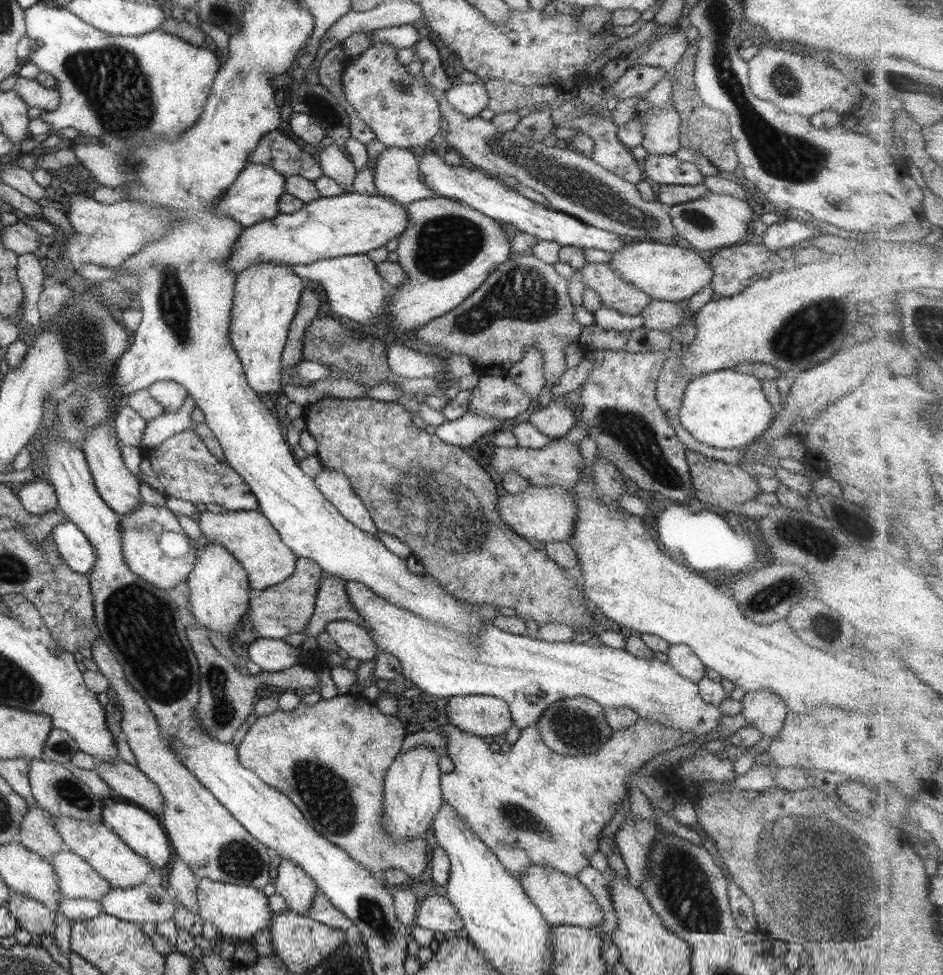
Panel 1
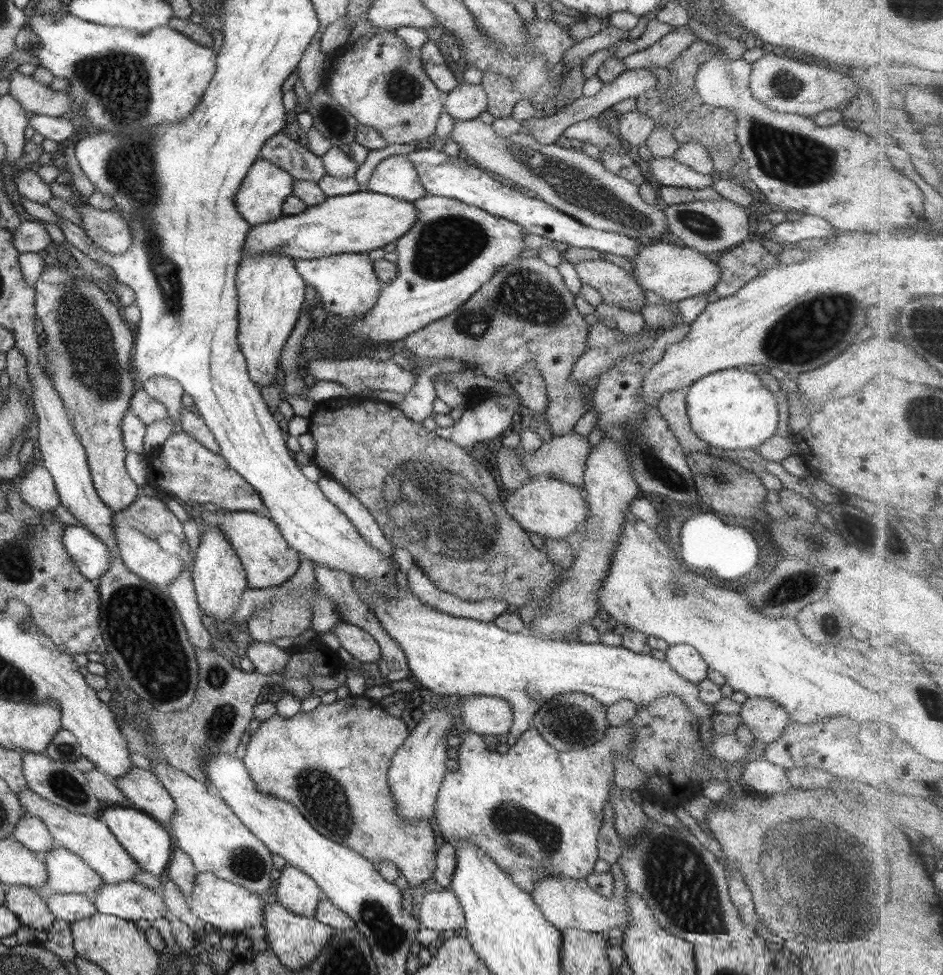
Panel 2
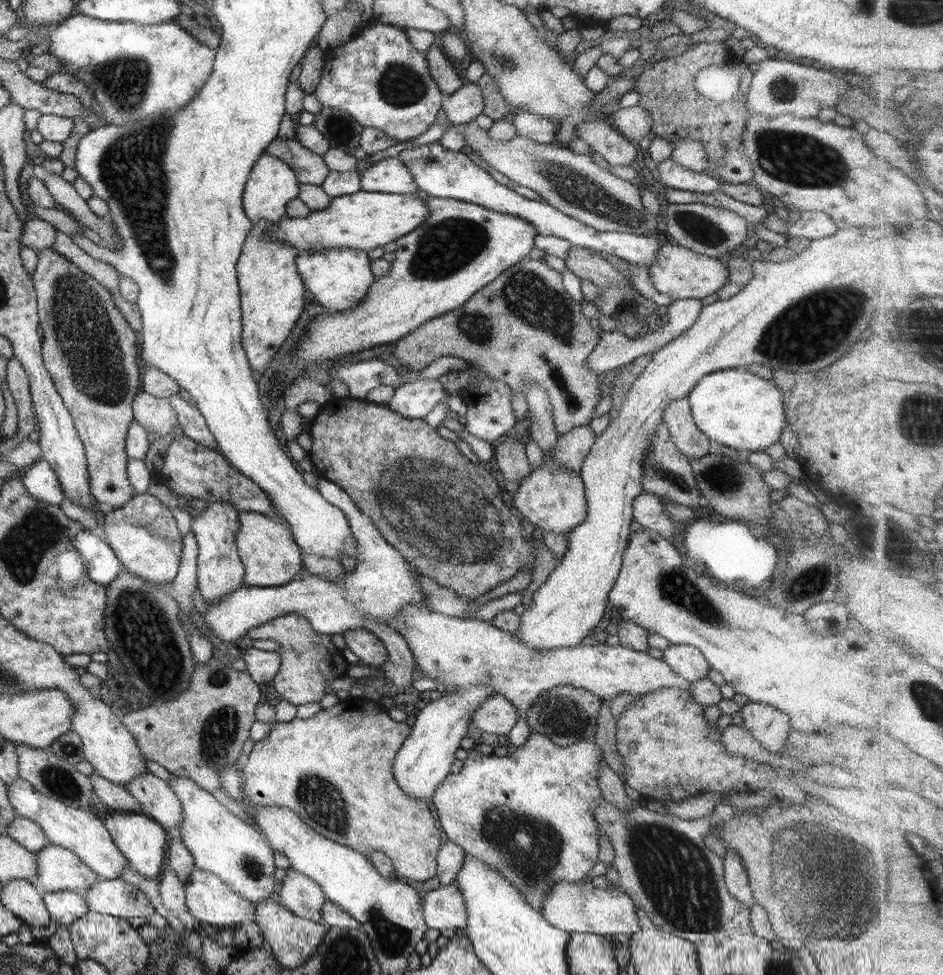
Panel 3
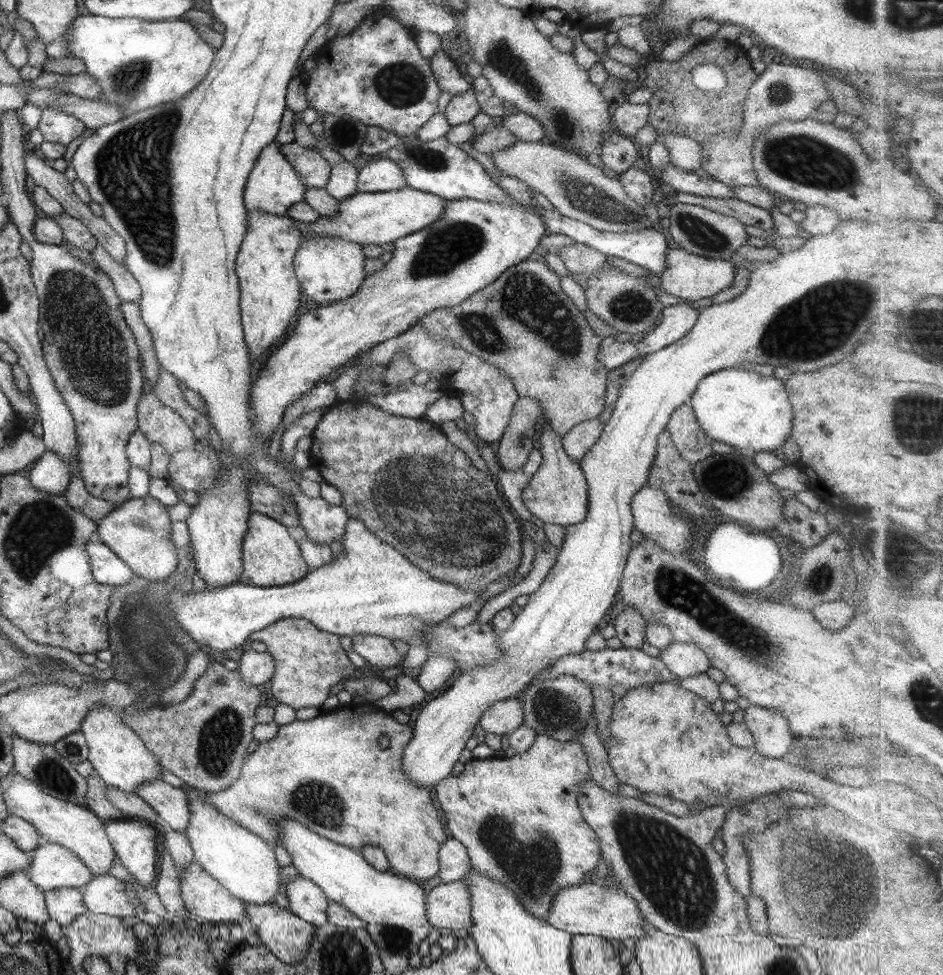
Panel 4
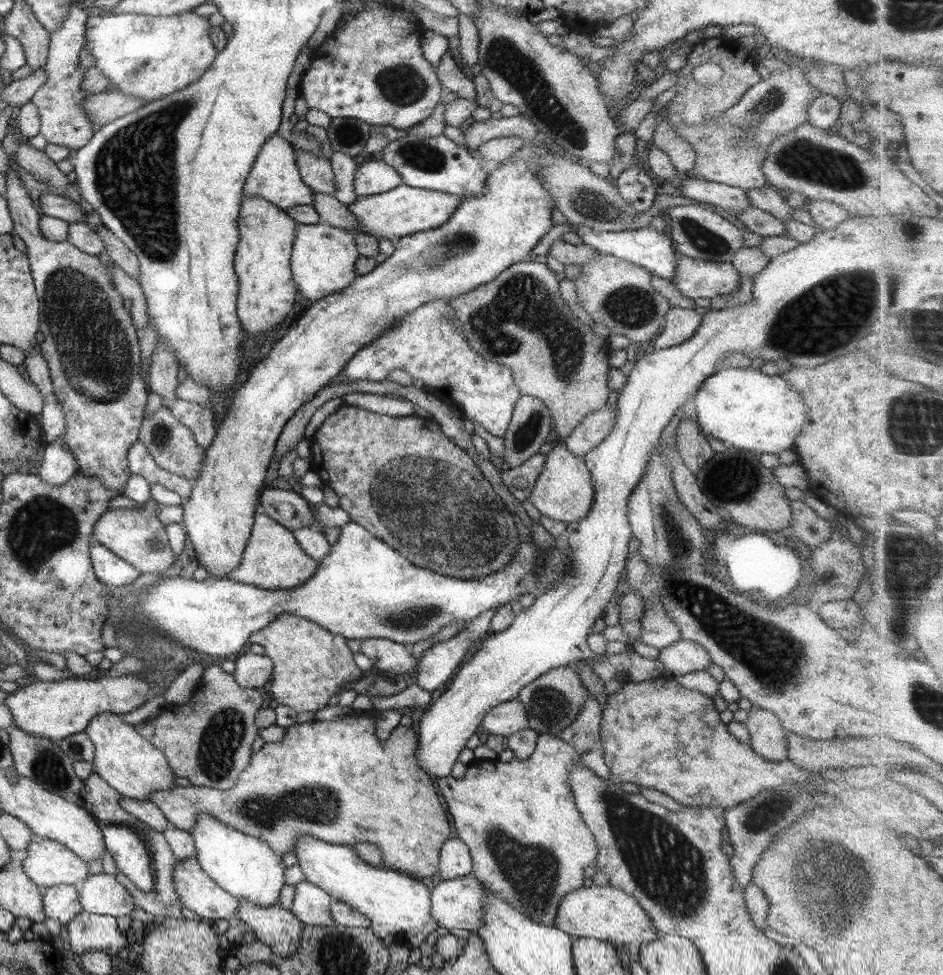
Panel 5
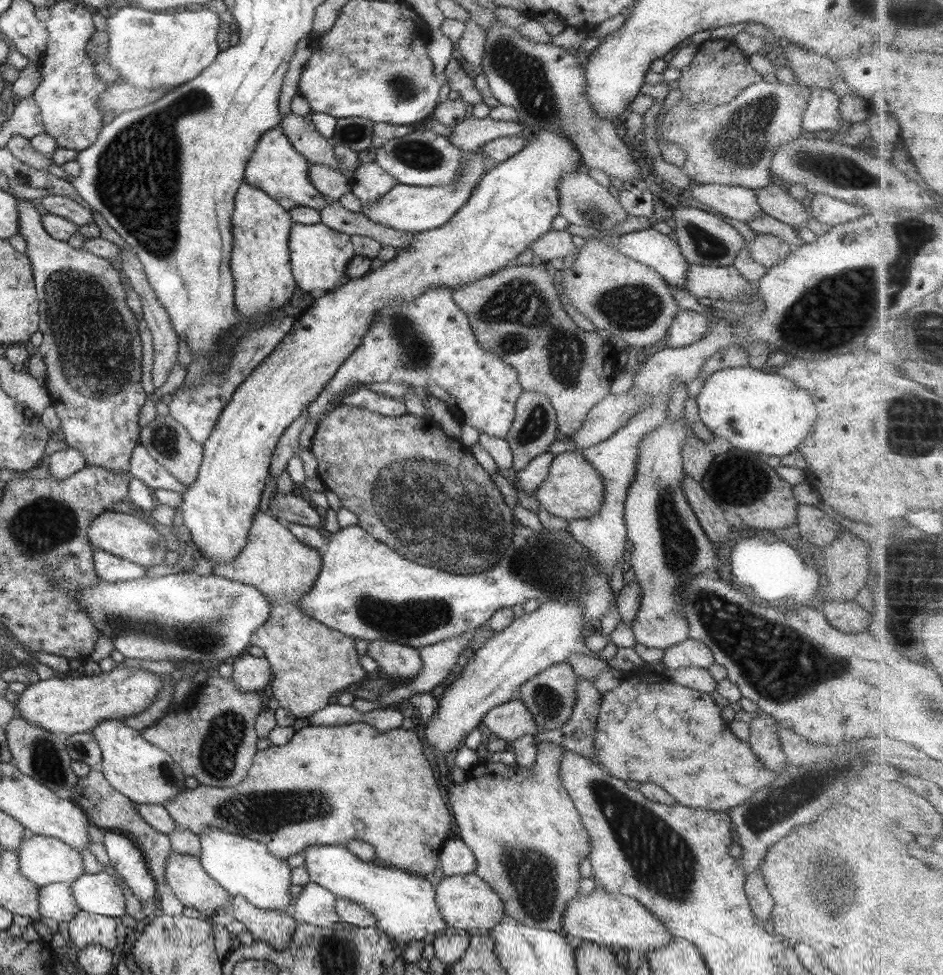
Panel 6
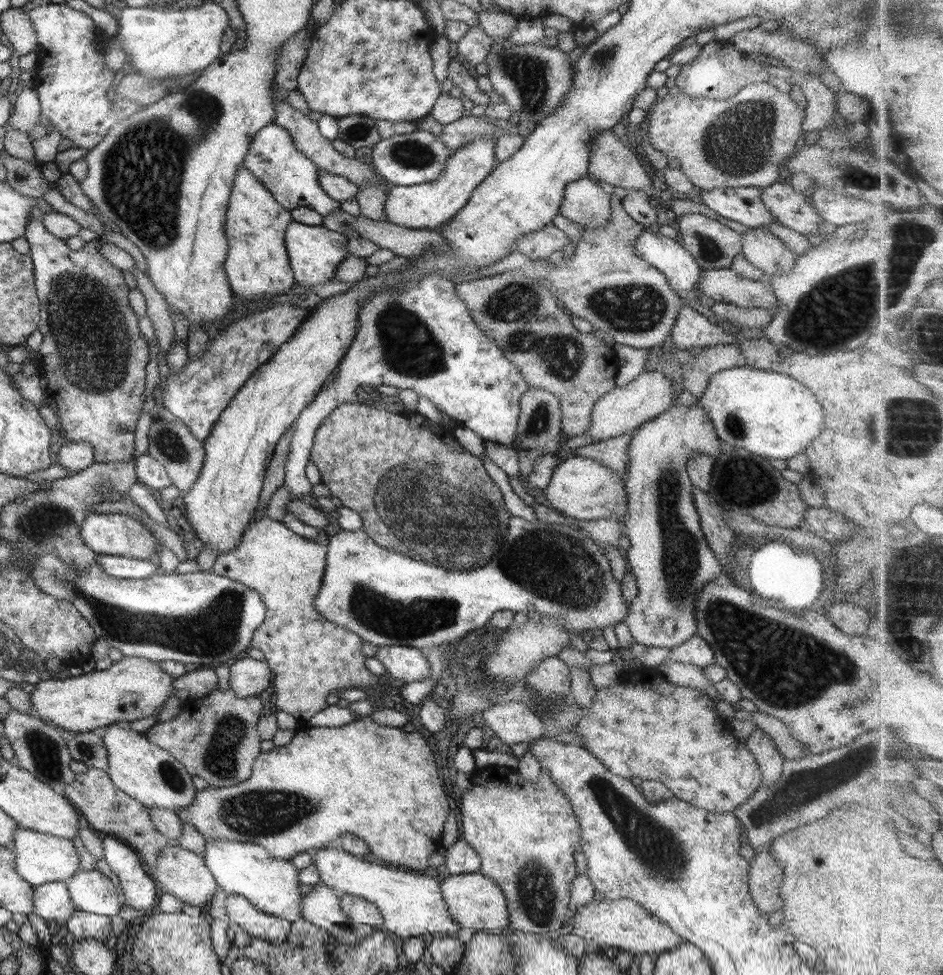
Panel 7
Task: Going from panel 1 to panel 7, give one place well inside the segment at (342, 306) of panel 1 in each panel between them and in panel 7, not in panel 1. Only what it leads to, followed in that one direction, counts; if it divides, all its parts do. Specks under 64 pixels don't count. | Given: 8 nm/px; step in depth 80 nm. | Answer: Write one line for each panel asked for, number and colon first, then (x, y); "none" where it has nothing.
2: (346, 283)
3: (339, 278)
4: (328, 269)
5: (322, 262)
6: (318, 256)
7: (314, 253)

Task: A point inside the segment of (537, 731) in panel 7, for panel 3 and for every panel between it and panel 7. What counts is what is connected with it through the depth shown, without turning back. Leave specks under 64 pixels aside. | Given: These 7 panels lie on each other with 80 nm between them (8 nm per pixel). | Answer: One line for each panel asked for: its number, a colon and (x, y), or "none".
3: (496, 716)
4: (503, 717)
5: (507, 718)
6: (510, 720)

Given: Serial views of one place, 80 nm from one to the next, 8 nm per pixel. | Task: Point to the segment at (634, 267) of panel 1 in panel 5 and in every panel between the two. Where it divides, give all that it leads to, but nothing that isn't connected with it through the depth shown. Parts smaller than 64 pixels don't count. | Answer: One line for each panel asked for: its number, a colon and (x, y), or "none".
2: (674, 273)
3: (680, 273)
4: (685, 275)
5: (695, 278)

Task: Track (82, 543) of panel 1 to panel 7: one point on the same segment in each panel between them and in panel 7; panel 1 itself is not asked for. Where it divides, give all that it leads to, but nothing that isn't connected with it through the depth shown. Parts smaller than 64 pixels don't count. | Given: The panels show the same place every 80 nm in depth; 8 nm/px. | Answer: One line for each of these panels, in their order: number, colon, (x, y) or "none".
2: (89, 555)
3: (101, 566)
4: (107, 569)
5: (112, 571)
6: (110, 568)
7: (117, 567)

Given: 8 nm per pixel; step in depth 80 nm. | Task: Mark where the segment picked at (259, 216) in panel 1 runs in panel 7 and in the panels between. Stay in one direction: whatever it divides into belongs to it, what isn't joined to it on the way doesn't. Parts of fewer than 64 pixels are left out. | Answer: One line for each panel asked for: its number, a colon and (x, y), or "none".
2: (258, 200)
3: (271, 184)
4: (272, 186)
5: (274, 177)
6: (275, 167)
7: (292, 179)

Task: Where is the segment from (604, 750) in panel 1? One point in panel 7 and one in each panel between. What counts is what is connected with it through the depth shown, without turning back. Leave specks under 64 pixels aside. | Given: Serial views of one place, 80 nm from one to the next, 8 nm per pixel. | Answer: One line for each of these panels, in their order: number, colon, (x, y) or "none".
2: (536, 811)
3: (528, 814)
4: (518, 818)
5: (527, 842)
6: (527, 838)
7: (524, 834)

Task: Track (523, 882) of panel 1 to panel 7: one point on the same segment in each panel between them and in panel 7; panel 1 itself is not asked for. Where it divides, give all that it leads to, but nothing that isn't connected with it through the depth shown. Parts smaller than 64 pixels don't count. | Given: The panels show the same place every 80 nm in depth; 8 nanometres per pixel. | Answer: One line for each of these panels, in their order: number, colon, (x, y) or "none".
2: (564, 903)
3: (580, 907)
4: (603, 910)
5: (604, 913)
6: (617, 922)
7: (613, 925)

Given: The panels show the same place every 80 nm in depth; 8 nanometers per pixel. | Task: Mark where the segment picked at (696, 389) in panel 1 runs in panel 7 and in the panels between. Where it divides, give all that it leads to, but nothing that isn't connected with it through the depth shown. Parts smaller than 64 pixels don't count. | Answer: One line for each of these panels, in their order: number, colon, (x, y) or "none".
2: (729, 409)
3: (735, 408)
4: (749, 412)
5: (749, 411)
6: (763, 413)
7: (766, 413)

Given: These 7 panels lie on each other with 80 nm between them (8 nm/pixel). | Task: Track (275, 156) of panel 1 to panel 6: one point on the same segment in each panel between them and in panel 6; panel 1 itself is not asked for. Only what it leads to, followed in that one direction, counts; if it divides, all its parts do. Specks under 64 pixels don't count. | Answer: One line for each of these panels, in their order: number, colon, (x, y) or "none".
2: (300, 164)
3: (308, 167)
4: (312, 170)
5: (316, 172)
6: (331, 183)

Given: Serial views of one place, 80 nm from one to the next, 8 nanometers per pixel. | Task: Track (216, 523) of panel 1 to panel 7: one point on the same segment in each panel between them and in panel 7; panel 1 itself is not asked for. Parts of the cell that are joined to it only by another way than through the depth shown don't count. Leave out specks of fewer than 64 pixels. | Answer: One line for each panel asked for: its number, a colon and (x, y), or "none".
2: (266, 559)
3: (269, 556)
4: (270, 557)
5: (272, 559)
6: (308, 661)
7: (307, 656)

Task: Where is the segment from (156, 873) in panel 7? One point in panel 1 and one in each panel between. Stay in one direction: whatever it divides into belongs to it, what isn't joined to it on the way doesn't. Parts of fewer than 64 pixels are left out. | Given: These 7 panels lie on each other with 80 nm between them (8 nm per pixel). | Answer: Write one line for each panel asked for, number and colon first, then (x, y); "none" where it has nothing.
1: (237, 912)
2: (229, 909)
3: (208, 899)
4: (202, 895)
5: (196, 892)
6: (191, 887)

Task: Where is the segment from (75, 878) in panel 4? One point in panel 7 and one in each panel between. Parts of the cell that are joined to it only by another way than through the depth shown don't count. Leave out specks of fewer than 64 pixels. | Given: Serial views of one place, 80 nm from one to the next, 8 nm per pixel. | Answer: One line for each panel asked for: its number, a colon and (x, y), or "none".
5: (47, 863)
6: (43, 860)
7: (40, 858)

